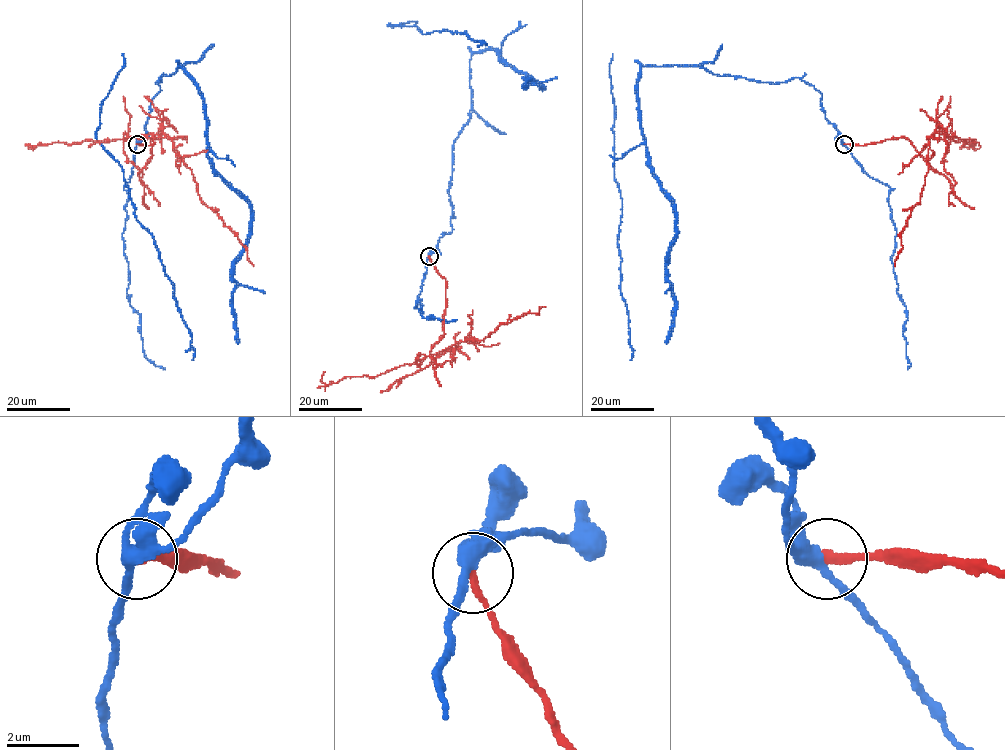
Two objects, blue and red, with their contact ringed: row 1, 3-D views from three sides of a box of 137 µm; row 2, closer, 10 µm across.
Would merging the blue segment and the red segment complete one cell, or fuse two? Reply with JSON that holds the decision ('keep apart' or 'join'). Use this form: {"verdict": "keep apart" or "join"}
{"verdict": "keep apart"}

